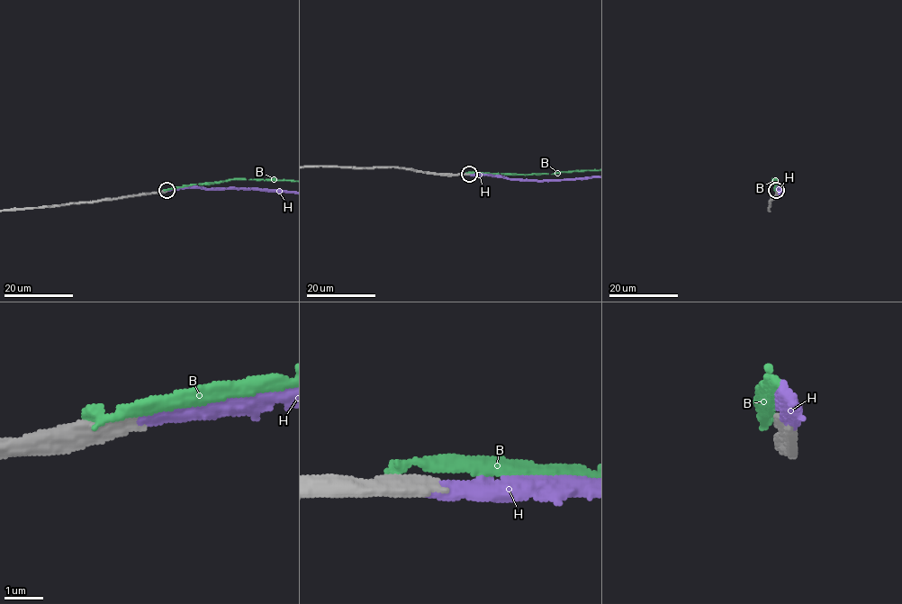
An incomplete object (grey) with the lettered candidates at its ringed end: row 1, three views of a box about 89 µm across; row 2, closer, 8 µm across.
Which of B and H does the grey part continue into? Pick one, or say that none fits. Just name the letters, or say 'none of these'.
H

